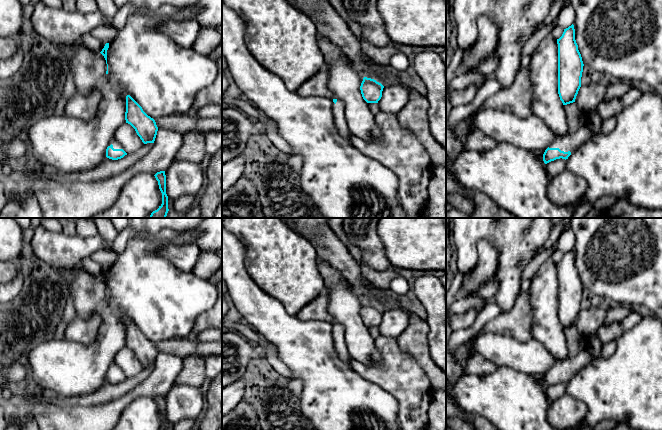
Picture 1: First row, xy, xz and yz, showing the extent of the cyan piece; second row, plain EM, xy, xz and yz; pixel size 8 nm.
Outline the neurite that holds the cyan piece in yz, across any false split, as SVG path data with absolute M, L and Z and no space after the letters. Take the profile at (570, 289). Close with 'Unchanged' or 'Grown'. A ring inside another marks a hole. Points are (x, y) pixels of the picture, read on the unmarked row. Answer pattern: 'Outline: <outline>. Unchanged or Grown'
Outline: M572 248L564 253L558 268L558 318L563 329L575 326L581 311L583 285Z. Unchanged

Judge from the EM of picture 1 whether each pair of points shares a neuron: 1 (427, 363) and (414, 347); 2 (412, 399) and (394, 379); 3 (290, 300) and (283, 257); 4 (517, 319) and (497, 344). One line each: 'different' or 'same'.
1: same
2: same
3: same
4: different

